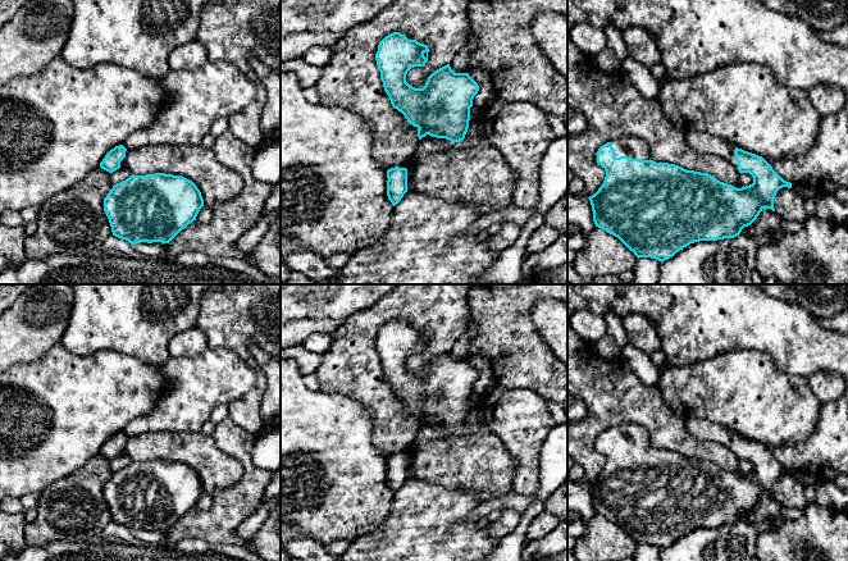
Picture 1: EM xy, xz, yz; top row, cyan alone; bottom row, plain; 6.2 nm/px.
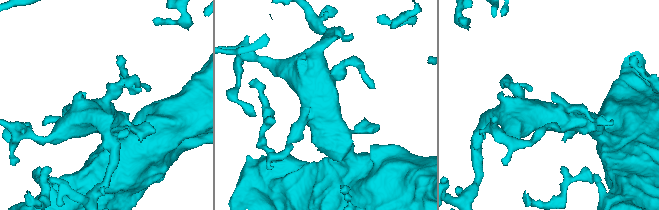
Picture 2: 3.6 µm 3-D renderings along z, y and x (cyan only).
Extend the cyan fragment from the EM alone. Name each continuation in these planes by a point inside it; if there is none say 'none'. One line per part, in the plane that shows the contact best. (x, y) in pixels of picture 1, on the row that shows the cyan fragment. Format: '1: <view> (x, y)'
1: yz (700, 141)
2: yz (634, 147)

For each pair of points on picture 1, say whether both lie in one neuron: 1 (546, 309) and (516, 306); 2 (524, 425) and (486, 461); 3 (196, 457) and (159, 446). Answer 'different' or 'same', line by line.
1: different
2: different
3: same

